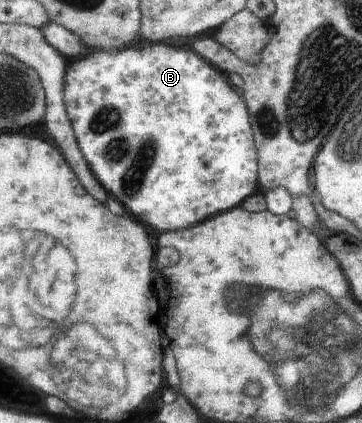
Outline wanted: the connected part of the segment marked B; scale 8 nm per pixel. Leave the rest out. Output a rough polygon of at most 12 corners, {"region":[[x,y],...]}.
{"region":[[159,42],[65,77],[77,144],[157,234],[256,193],[245,101]]}

